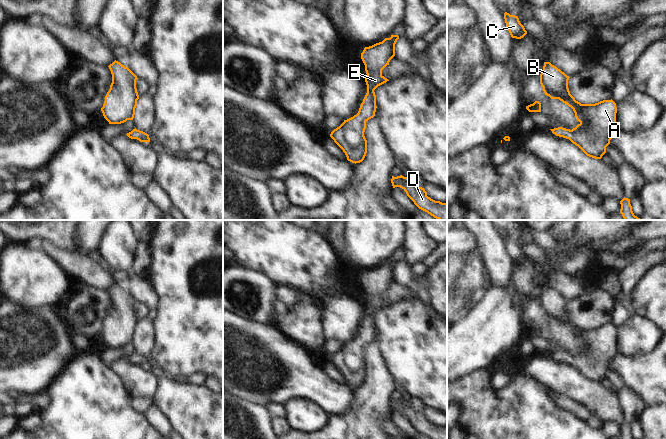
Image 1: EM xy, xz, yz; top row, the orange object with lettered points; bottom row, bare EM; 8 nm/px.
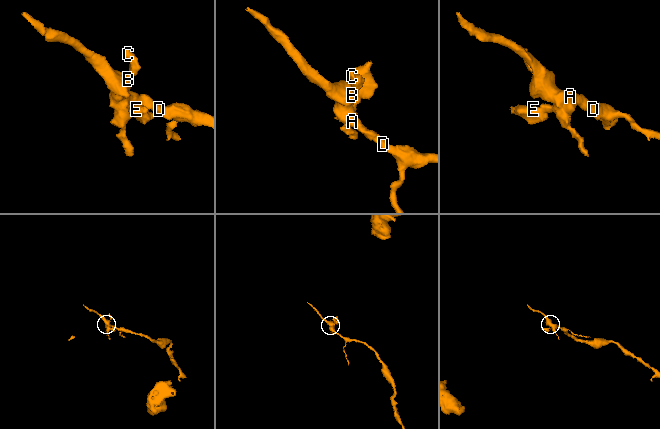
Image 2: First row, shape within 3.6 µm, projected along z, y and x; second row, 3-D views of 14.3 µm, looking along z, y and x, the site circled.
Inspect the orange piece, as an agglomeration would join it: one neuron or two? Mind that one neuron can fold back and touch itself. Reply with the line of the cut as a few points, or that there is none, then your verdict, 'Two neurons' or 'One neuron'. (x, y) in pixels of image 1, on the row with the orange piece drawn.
No split. One neuron.

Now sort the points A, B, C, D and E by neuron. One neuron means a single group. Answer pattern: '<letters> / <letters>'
A B C D E

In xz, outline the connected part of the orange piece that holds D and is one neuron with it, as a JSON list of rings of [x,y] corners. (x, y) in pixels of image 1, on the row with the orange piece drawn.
[[[402,175],[392,176],[391,183],[393,188],[402,188],[419,209],[438,220],[447,220],[447,203],[431,199],[424,188],[413,184],[409,178]]]

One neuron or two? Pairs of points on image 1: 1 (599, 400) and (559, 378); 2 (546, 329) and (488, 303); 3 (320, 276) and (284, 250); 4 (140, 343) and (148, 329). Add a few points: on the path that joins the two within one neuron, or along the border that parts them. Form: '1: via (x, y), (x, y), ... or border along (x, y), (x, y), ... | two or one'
1: via (589, 393), (569, 382) | one
2: border along (536, 299), (525, 305), (523, 318), (525, 329) | two
3: via (311, 267), (303, 259), (293, 256) | one
4: via (143, 340), (146, 337), (146, 332) | one

